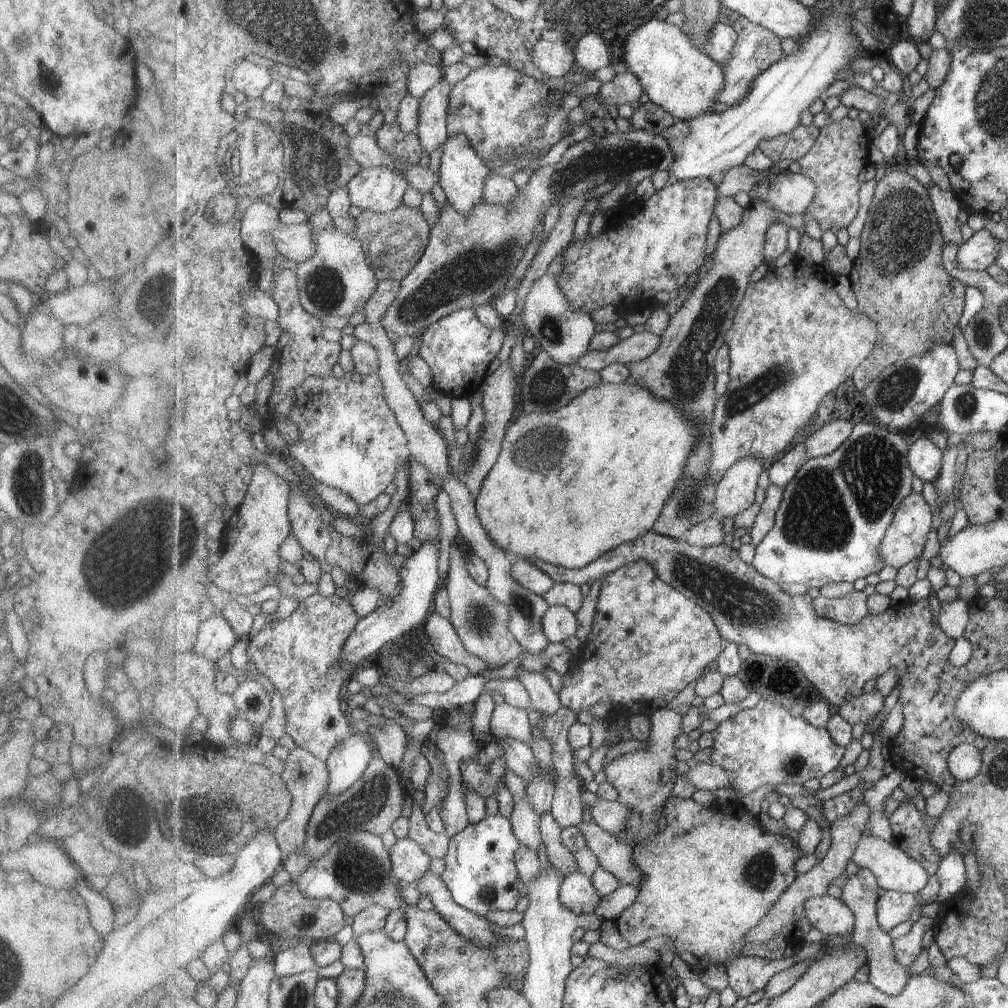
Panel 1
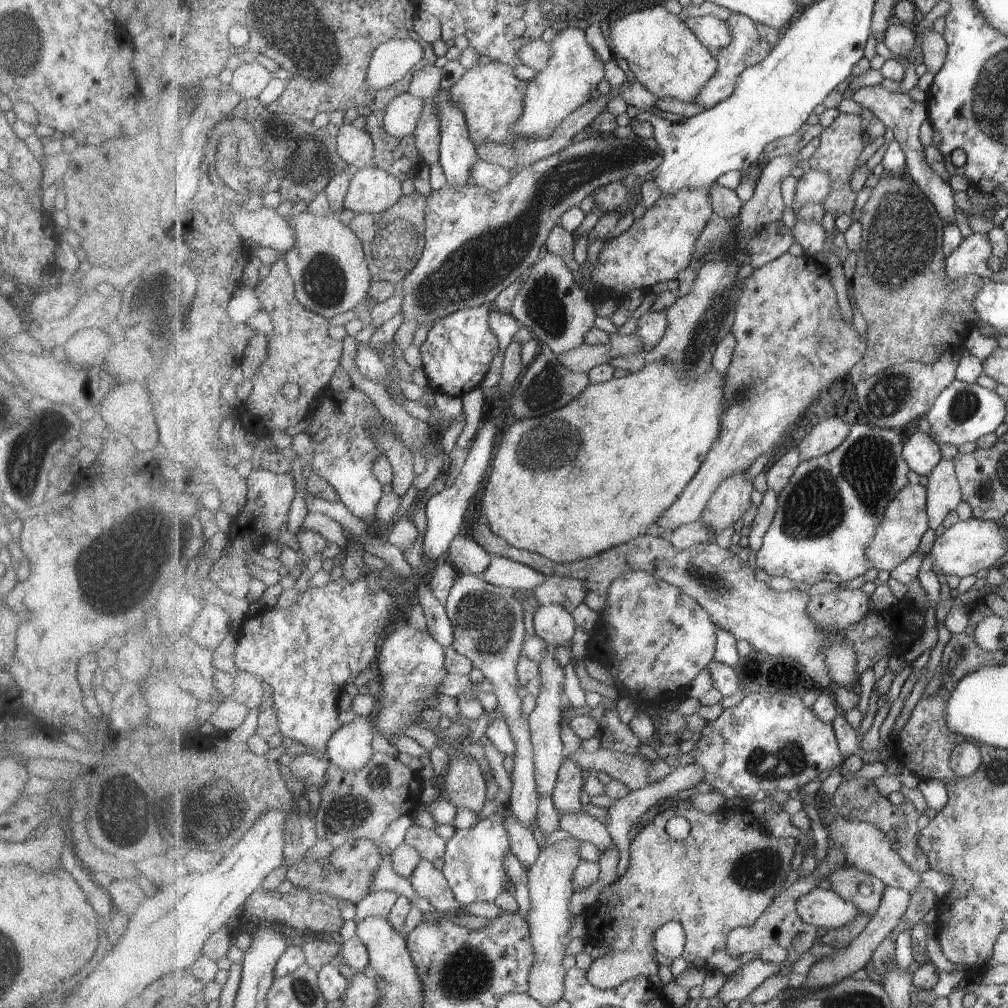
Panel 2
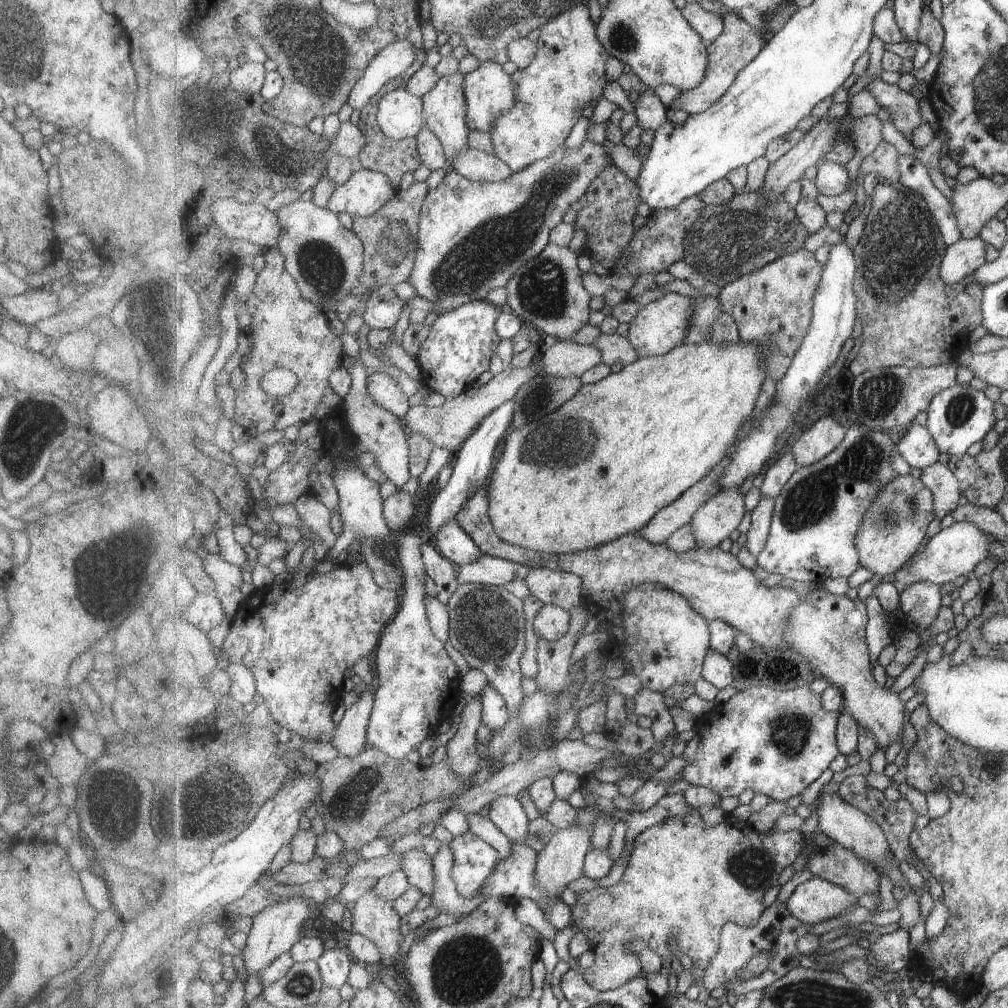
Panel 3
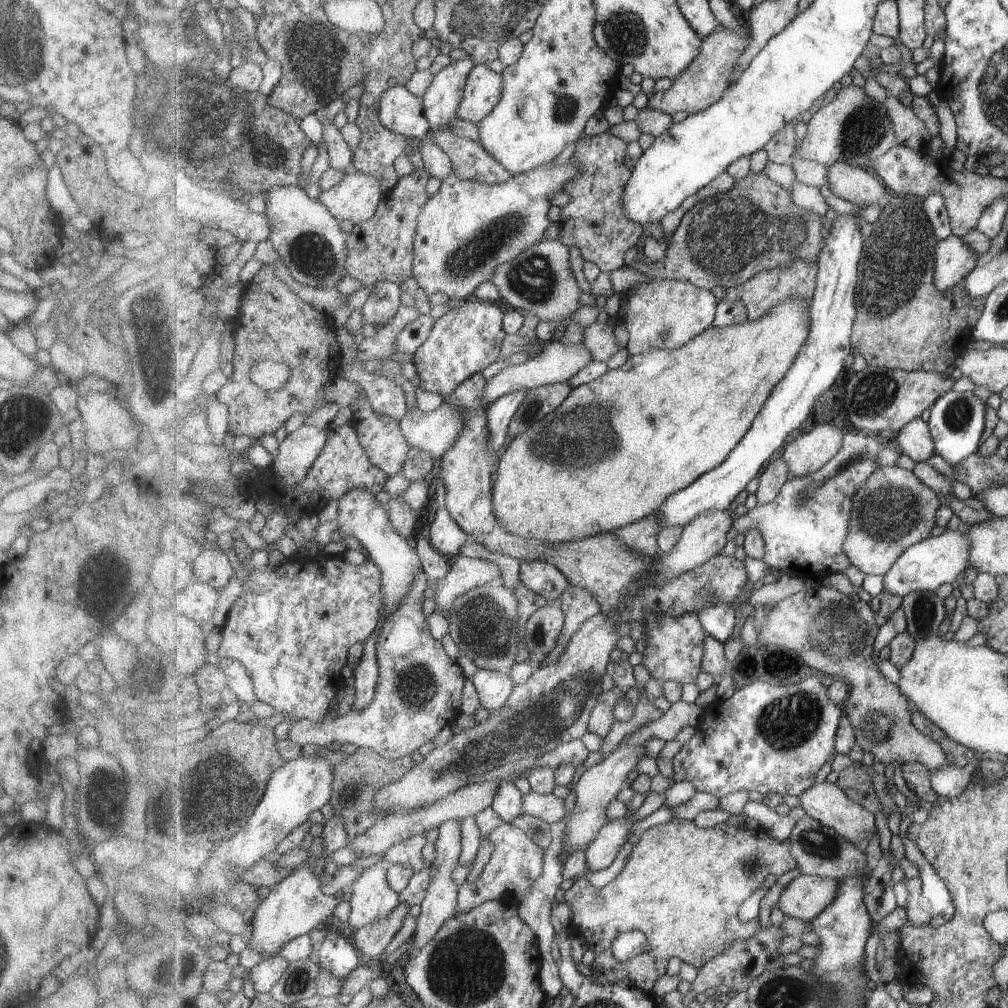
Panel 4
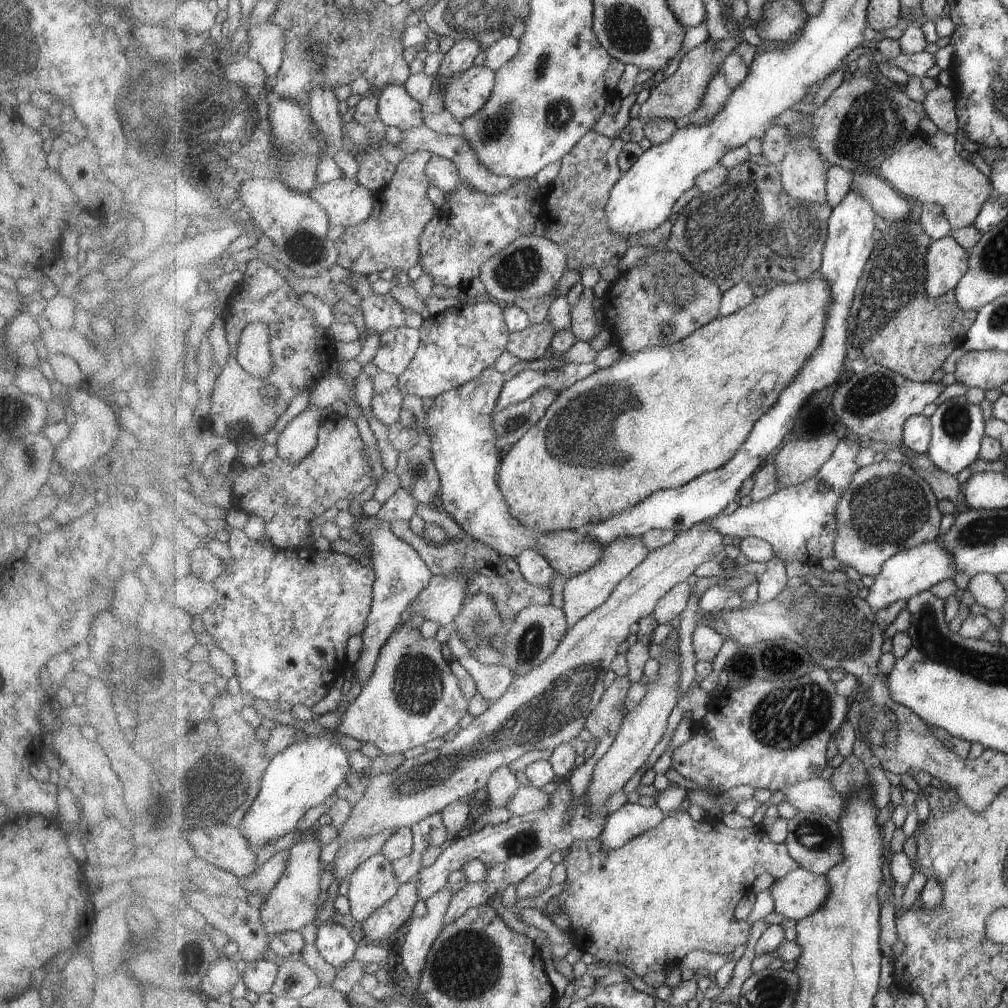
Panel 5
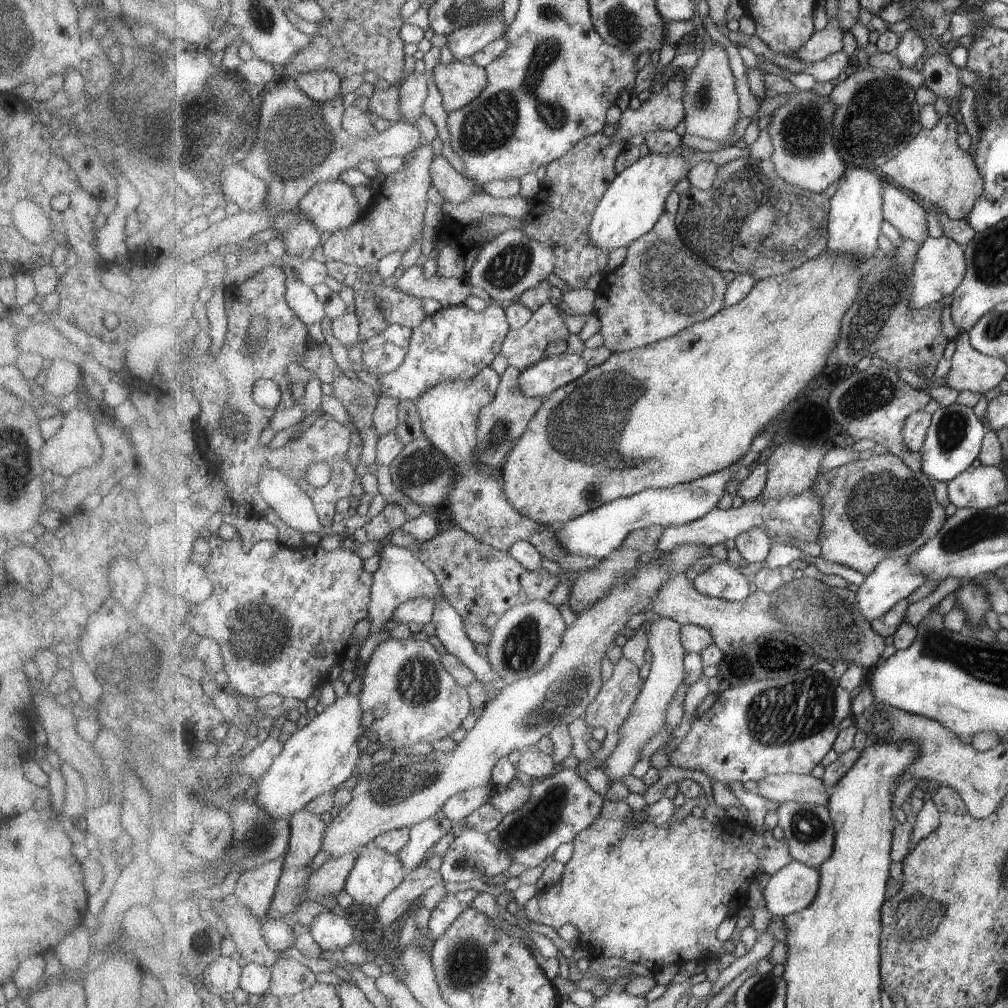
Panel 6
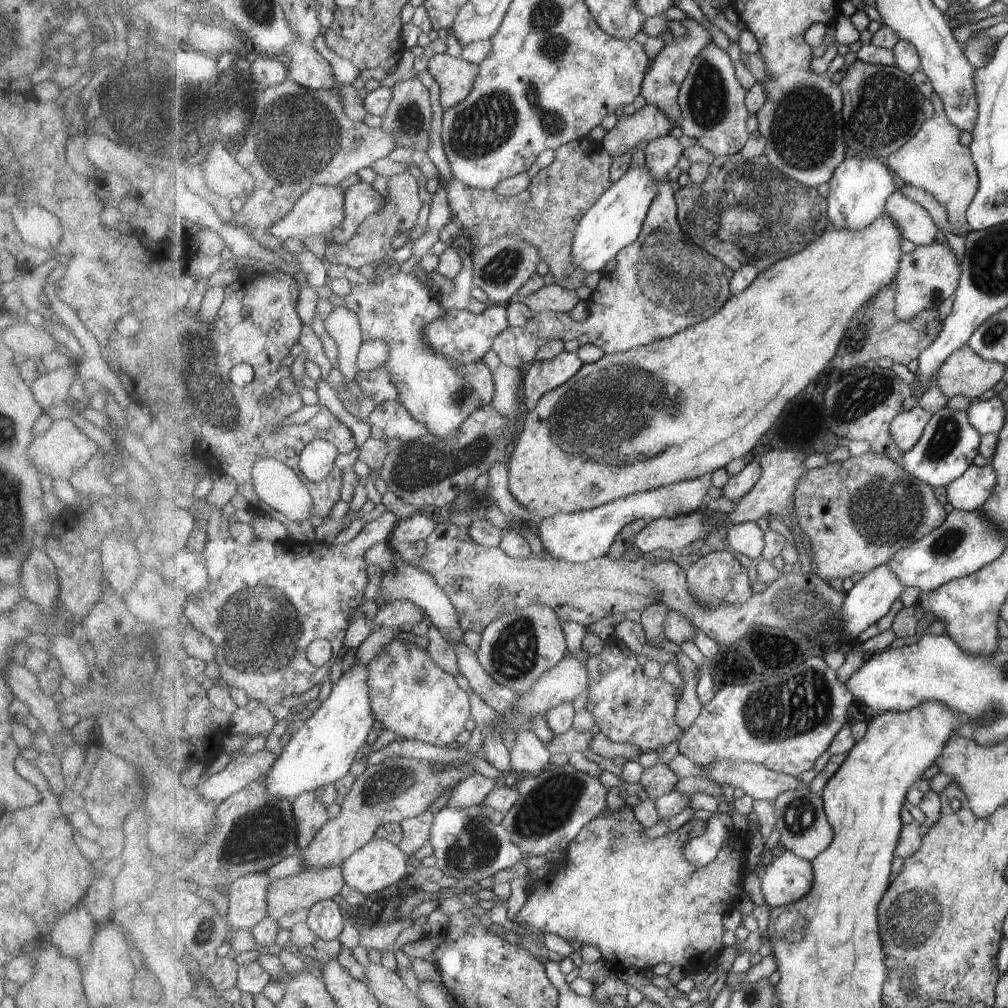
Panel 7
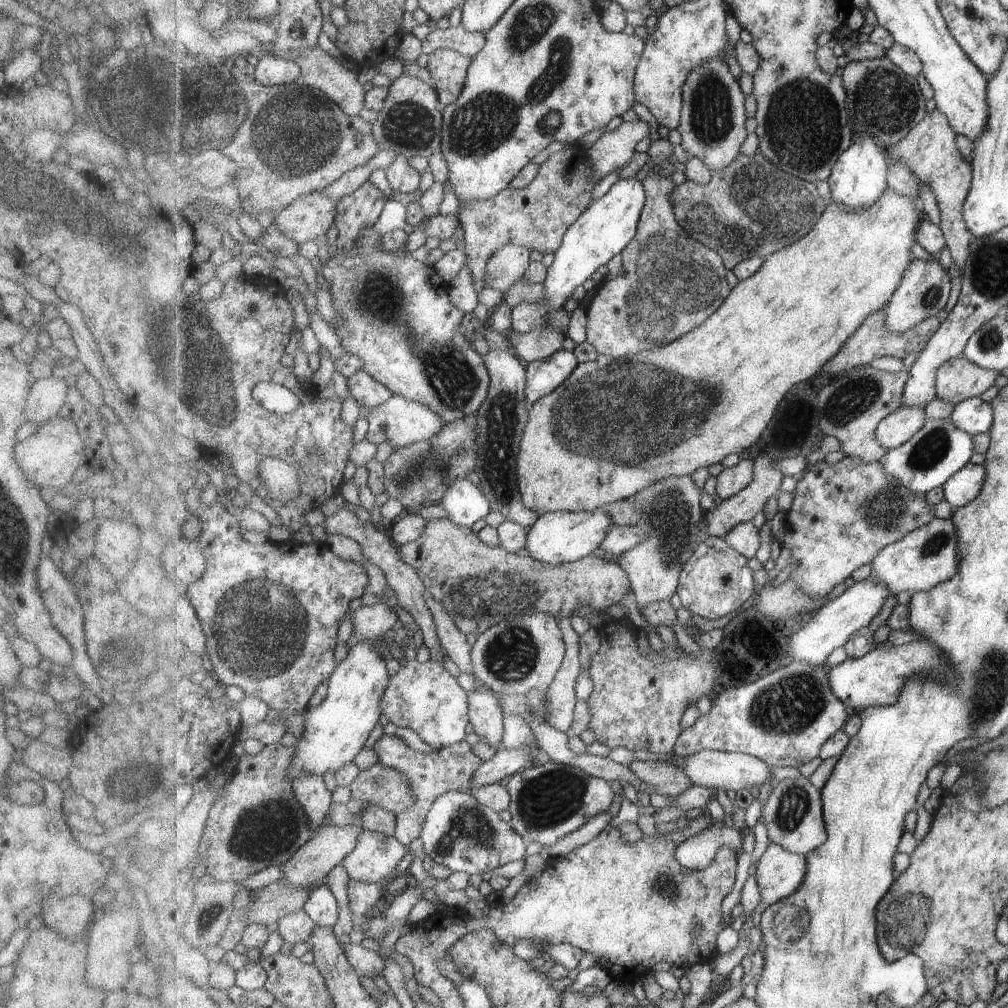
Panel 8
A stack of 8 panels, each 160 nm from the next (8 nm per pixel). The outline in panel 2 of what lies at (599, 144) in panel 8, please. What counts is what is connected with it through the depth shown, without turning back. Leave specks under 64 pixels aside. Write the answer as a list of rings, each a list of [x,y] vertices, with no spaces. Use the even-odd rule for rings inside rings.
[[[732,13],[726,22],[732,30],[733,42],[731,42],[729,46],[725,46],[723,50],[719,50],[715,53],[718,62],[717,75],[713,76],[713,79],[709,80],[708,84],[705,84],[703,90],[699,92],[697,100],[695,100],[697,104],[702,105],[705,109],[718,106],[721,102],[733,96],[740,75],[747,70],[747,68],[751,68],[751,66],[756,66],[759,62],[763,62],[773,48],[767,38],[761,36],[757,29],[757,23],[749,16]]]

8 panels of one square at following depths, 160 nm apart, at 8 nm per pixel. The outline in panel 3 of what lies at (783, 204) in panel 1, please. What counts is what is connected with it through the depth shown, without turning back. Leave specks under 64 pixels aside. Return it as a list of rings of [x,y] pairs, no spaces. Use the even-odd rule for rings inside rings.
[[[828,161],[819,166],[814,185],[819,194],[824,196],[838,196],[846,190],[855,190],[855,179],[849,176],[846,166]]]

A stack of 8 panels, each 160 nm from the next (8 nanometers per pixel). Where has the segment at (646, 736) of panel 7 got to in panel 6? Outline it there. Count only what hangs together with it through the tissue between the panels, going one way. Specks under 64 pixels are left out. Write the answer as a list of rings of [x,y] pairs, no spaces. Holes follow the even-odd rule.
[[[624,656],[613,666],[612,677],[604,682],[604,687],[601,689],[598,698],[592,702],[584,717],[588,726],[592,726],[593,728],[603,727],[607,735],[602,741],[601,748],[592,754],[594,757],[591,757],[590,761],[581,762],[575,768],[579,776],[585,778],[593,768],[600,768],[598,764],[600,762],[604,763],[609,756],[613,754],[613,751],[617,748],[621,740],[621,727],[631,714],[632,706],[636,703],[637,697],[641,694],[644,682],[643,678],[639,676],[639,667],[627,657]]]

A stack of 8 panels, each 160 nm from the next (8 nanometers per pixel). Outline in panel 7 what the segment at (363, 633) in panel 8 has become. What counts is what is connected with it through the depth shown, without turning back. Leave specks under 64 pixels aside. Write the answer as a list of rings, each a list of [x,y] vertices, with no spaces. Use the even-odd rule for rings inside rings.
[[[399,599],[398,601],[381,605],[369,626],[397,627],[403,624],[419,624],[426,618],[426,612],[414,602]]]

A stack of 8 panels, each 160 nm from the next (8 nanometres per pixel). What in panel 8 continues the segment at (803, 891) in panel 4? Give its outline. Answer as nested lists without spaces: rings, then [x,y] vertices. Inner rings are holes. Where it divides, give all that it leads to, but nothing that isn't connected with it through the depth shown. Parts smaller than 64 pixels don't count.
[[[771,843],[759,859],[756,872],[761,887],[762,902],[771,906],[783,899],[788,899],[804,883],[808,875],[808,858],[805,855],[789,852],[777,843]]]

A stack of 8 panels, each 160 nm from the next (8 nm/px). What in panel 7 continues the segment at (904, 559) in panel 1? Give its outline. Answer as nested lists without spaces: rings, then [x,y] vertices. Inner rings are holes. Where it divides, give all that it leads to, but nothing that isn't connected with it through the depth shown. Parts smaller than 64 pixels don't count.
[[[873,450],[808,470],[808,474],[797,485],[796,514],[812,542],[812,570],[826,581],[833,578],[843,580],[857,572],[866,575],[878,566],[889,564],[899,551],[924,539],[948,518],[945,506],[933,492],[933,486],[907,472],[890,456]]]

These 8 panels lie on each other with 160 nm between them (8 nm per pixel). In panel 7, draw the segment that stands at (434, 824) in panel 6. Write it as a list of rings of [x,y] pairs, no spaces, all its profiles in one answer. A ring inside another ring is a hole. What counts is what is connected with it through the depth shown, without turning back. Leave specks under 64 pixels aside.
[[[450,789],[441,795],[437,802],[420,817],[403,822],[404,839],[398,845],[399,848],[404,849],[408,857],[413,857],[420,848],[424,847],[425,843],[431,840],[436,814],[448,806],[452,790]]]

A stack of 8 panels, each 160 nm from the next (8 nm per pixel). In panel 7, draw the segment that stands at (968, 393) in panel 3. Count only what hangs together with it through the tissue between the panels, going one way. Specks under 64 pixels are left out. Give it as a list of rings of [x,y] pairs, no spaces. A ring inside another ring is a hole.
[[[946,406],[933,415],[916,447],[905,452],[901,466],[933,488],[946,487],[972,467],[973,460],[980,454],[982,438],[983,435],[972,425],[967,411]]]

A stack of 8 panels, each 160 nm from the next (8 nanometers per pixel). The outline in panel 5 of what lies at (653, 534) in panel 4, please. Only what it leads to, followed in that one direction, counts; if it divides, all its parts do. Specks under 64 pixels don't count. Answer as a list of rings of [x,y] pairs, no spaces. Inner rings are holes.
[[[626,536],[613,540],[605,548],[604,558],[595,567],[566,581],[562,608],[568,616],[570,628],[583,617],[597,610],[613,594],[615,587],[637,568],[651,552],[641,537]]]

